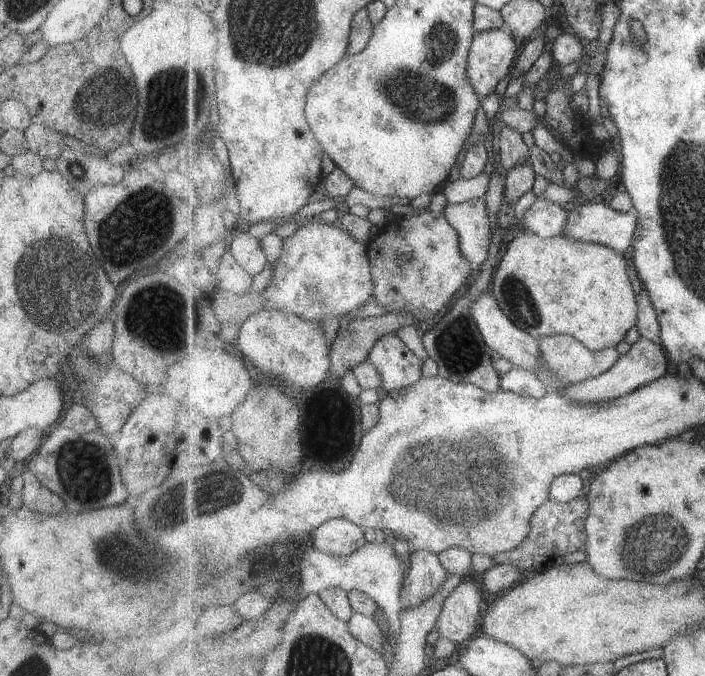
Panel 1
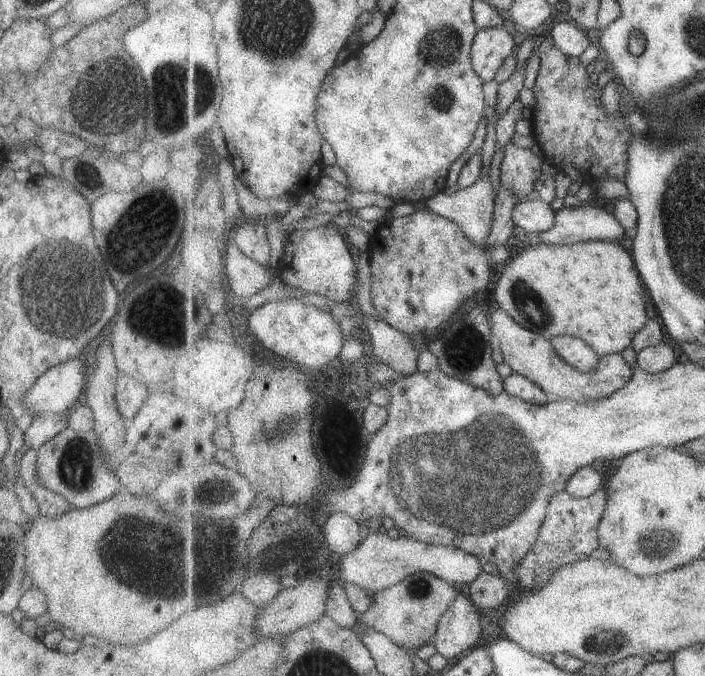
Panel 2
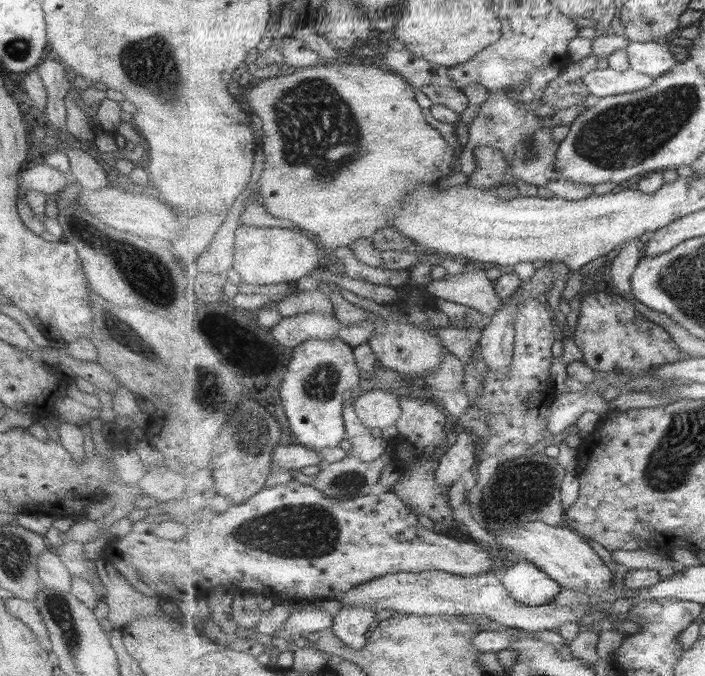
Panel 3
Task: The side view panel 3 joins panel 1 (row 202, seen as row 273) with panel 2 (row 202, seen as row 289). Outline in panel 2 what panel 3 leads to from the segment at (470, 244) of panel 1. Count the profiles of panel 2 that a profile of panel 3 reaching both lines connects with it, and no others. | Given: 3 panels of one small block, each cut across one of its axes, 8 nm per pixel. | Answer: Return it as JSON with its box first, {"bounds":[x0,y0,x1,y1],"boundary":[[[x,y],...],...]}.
{"bounds":[425,174,500,250],"boundary":[[[489,174],[481,178],[466,189],[460,189],[455,194],[446,194],[445,192],[435,195],[433,198],[426,200],[425,205],[431,212],[437,212],[437,215],[449,218],[465,230],[469,240],[475,244],[481,244],[487,250],[487,238],[493,228],[494,212],[496,211],[496,200],[499,196],[500,189],[494,189],[489,180]]]}

